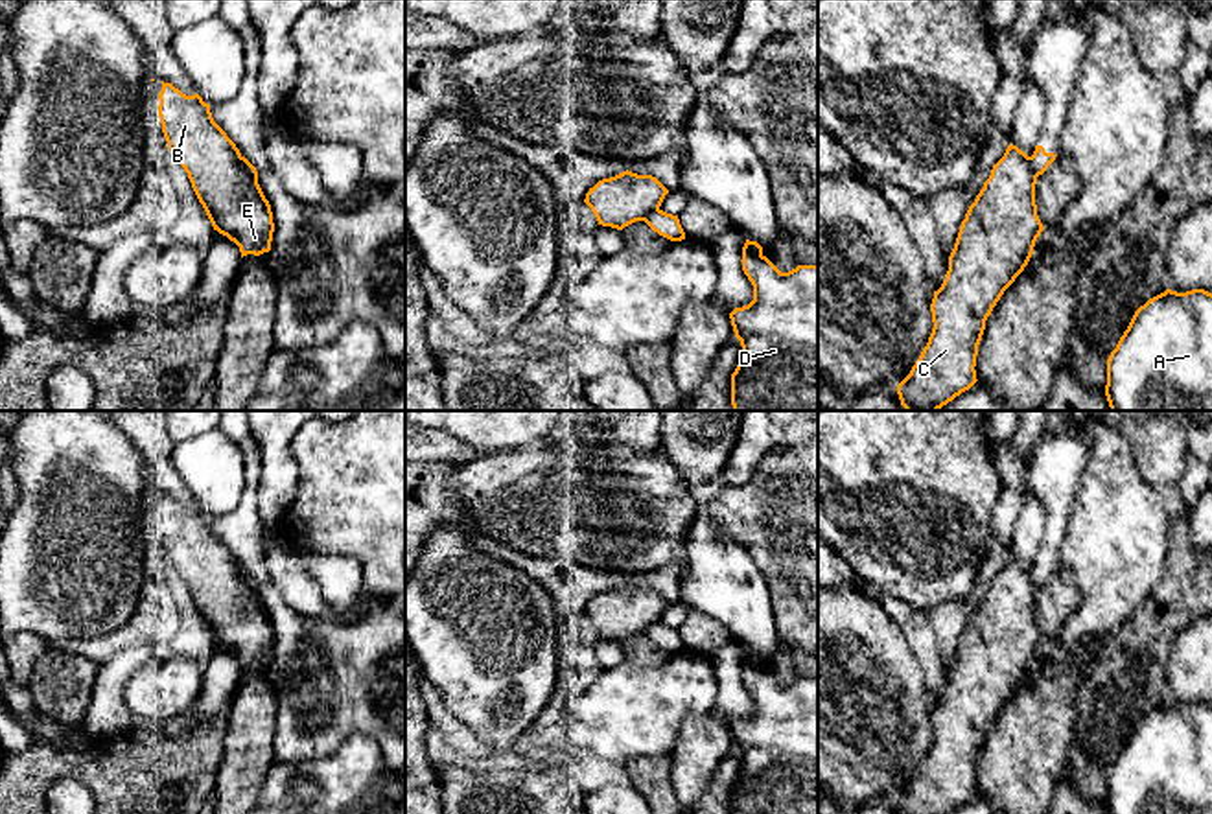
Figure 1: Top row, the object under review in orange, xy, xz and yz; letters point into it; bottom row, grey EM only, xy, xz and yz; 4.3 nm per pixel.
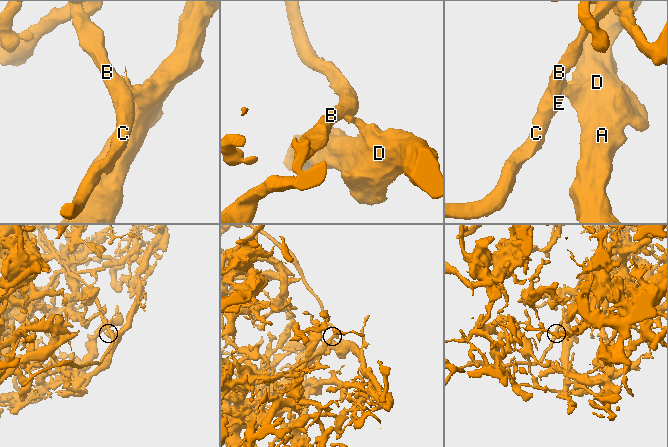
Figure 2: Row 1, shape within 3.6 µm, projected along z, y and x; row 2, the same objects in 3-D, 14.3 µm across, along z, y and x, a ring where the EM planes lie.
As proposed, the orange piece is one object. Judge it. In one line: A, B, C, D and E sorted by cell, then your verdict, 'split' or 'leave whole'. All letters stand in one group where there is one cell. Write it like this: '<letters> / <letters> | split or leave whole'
A D / B C E | split

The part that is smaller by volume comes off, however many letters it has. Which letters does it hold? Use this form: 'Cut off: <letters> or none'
Cut off: B, C, E

